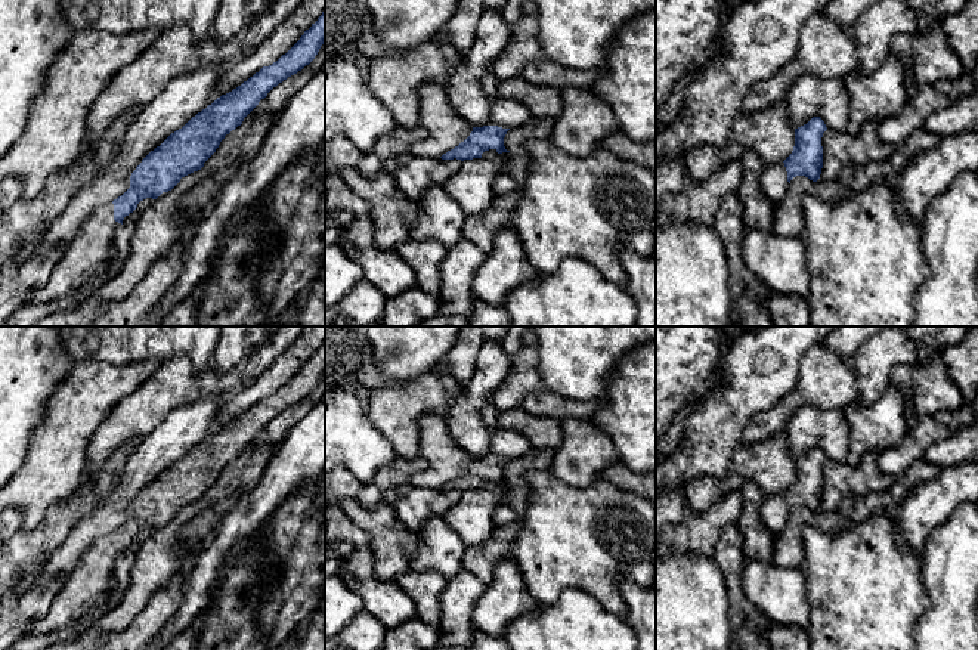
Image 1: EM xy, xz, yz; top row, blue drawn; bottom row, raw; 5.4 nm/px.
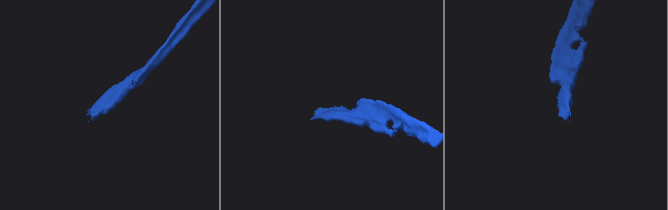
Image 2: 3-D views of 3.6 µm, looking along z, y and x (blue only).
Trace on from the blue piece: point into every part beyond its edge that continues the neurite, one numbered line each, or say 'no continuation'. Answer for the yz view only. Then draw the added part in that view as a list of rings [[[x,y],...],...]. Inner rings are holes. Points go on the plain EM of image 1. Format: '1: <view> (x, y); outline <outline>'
1: yz (774, 513); outline [[[784,493],[762,496],[759,508],[762,524],[776,539],[783,532],[789,517]]]

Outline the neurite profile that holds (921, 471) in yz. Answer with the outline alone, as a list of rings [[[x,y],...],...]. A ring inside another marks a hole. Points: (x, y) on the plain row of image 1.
[[[923,458],[916,461],[898,479],[892,488],[882,493],[873,493],[866,498],[872,514],[892,513],[903,501],[923,482],[932,480],[938,476],[940,468],[929,464]]]

